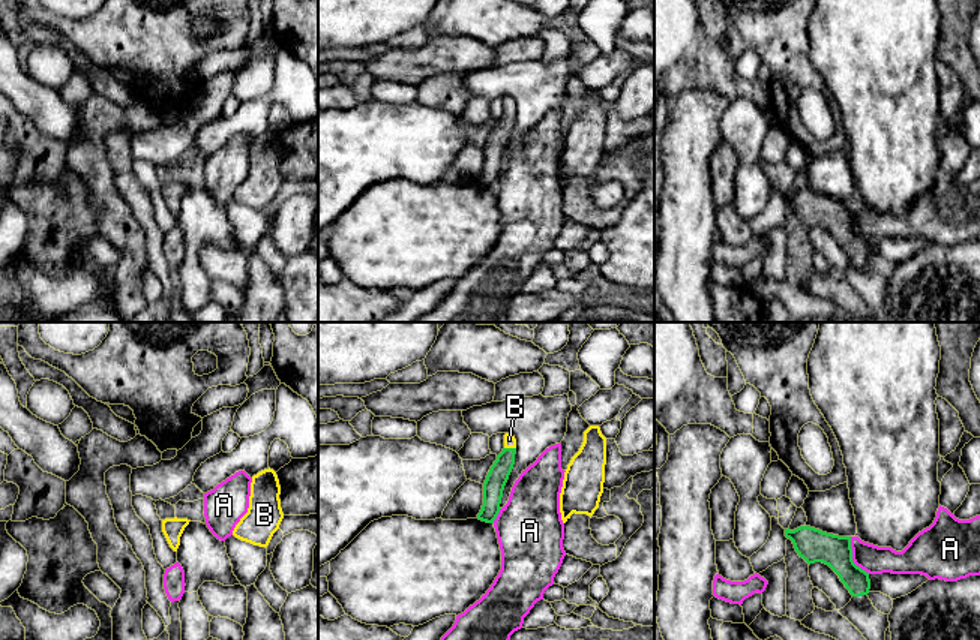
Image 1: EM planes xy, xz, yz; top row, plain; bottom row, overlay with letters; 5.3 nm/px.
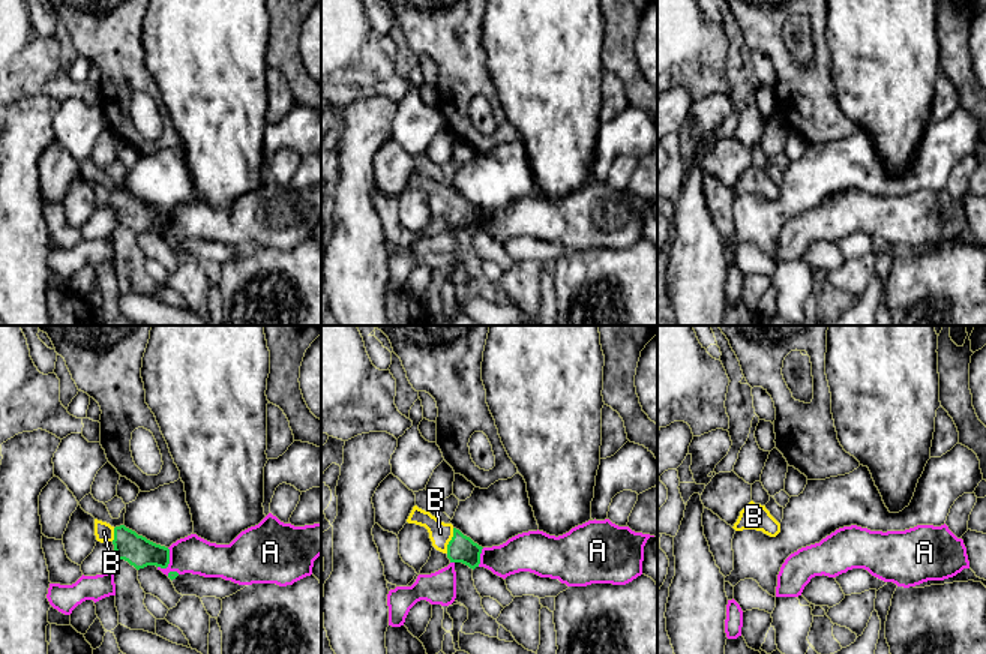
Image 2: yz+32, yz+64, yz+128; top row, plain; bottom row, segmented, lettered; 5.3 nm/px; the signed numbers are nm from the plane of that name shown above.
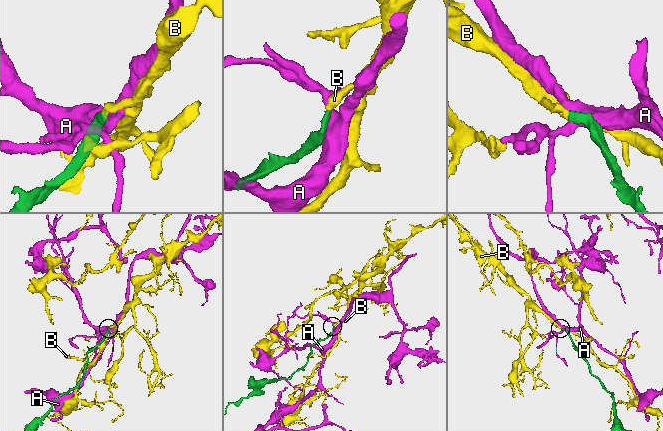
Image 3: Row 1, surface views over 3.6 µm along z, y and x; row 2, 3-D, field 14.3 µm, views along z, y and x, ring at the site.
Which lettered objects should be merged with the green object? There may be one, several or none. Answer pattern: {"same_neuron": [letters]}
{"same_neuron": ["B"]}

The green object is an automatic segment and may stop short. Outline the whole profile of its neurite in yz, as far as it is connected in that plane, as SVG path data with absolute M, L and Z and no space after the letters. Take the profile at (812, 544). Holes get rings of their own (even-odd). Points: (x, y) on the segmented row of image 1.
M800 526L794 531L788 528L785 537L792 541L798 556L809 565L815 562L828 565L852 597L869 594L869 573L852 561L851 537L827 534L810 526Z

